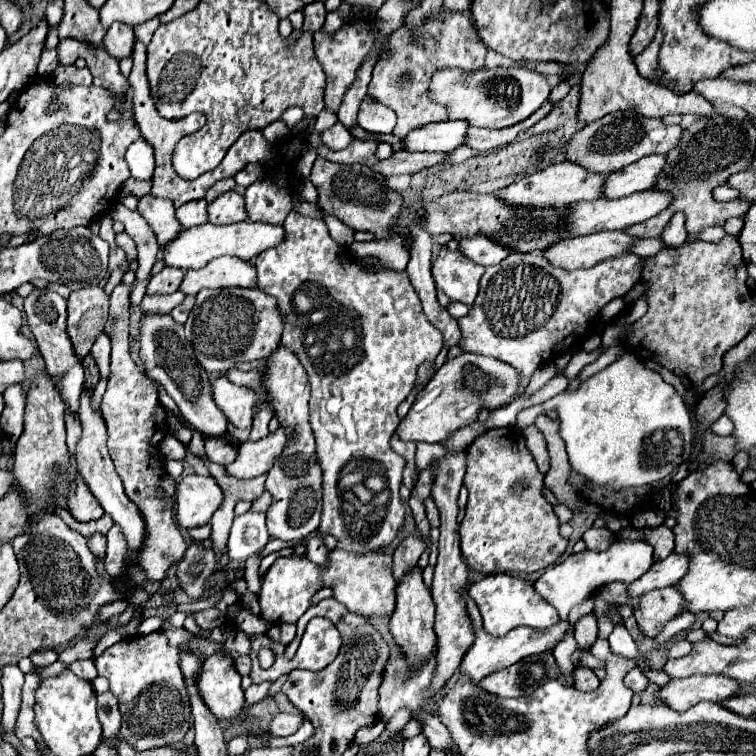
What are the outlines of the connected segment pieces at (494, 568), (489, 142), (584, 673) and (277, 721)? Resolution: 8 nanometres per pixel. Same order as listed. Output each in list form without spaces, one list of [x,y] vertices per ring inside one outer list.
[[[514,426],[486,430],[466,448],[466,458],[468,504],[458,530],[466,564],[482,574],[536,572],[554,564],[564,554],[568,540],[560,536],[560,522],[542,498],[544,476],[526,448],[522,430]]]
[[[546,102],[540,110],[534,112],[534,116],[528,116],[526,120],[510,126],[510,128],[502,128],[502,130],[492,130],[492,128],[470,128],[470,136],[466,146],[472,146],[474,150],[492,150],[504,144],[510,144],[522,130],[528,130],[530,126],[534,126],[538,120],[542,120],[546,114],[550,114],[550,110],[556,106],[556,102]]]
[[[578,668],[578,672],[574,672],[574,686],[580,688],[580,692],[588,692],[588,690],[596,690],[600,686],[598,676],[594,674],[592,668]]]
[[[278,714],[272,722],[270,722],[270,732],[274,736],[290,736],[294,734],[304,722],[302,714]]]

